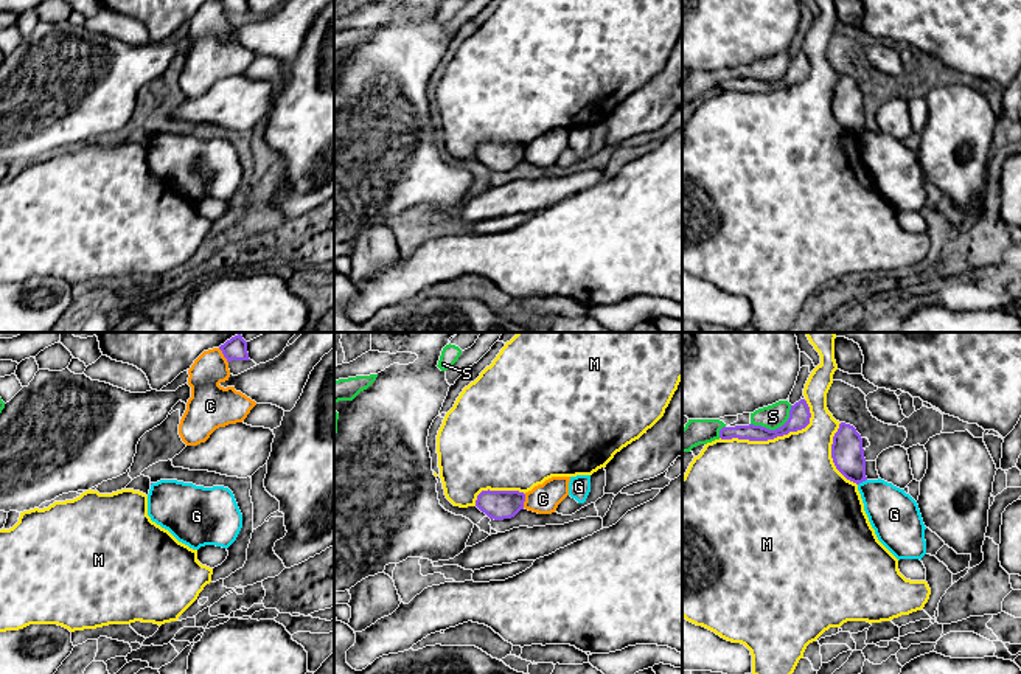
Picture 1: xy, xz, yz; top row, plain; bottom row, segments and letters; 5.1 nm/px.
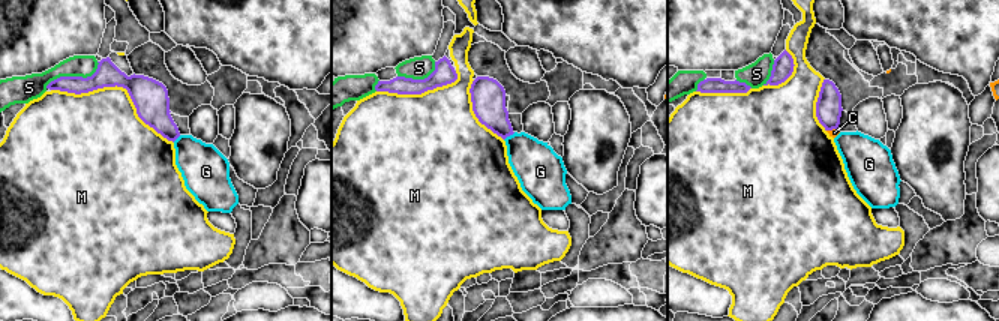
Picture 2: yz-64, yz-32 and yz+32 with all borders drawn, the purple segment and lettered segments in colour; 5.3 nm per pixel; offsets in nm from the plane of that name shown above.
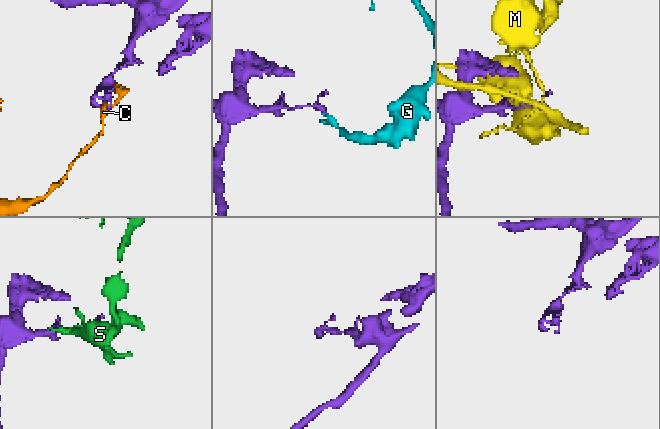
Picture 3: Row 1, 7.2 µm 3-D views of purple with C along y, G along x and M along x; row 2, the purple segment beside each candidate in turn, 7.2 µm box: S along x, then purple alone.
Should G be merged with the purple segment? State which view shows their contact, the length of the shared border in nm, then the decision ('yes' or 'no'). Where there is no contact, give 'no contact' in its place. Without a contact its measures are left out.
meets purple in yz; contact 60 nm long; no

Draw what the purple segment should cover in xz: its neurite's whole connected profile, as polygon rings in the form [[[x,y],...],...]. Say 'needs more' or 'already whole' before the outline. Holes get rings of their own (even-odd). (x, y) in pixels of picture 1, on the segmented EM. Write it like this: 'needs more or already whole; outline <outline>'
already whole; outline [[[482,491],[476,506],[490,519],[504,520],[524,509],[525,494],[519,491]]]

